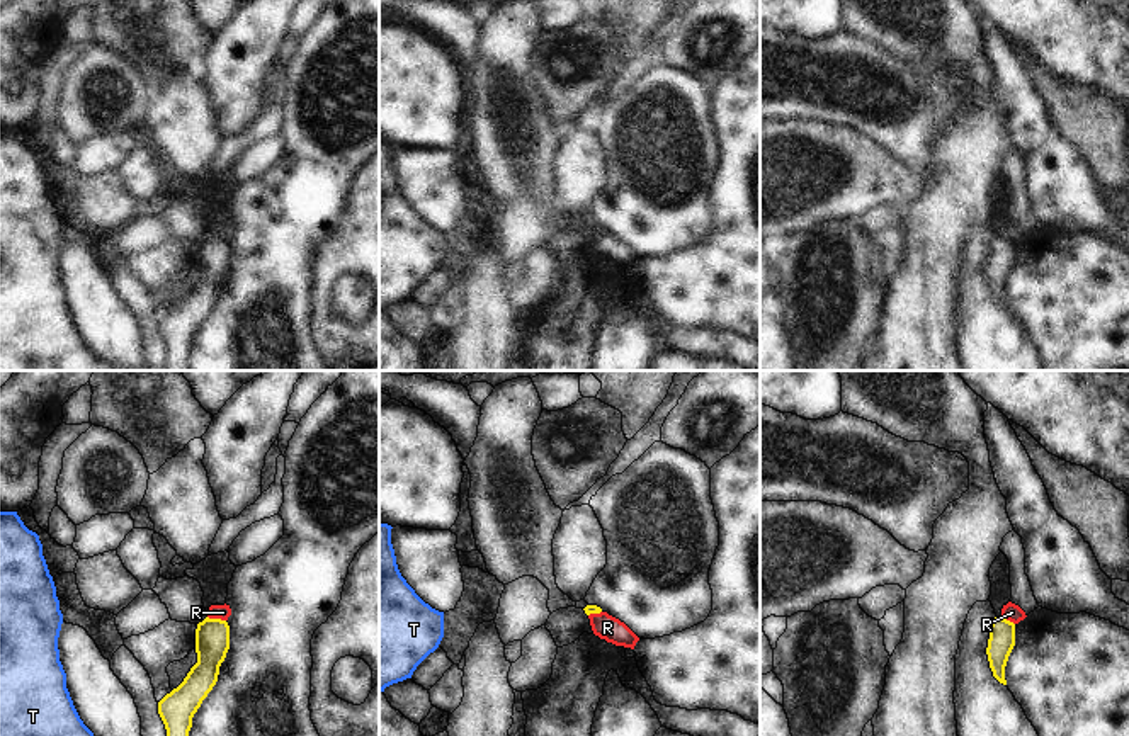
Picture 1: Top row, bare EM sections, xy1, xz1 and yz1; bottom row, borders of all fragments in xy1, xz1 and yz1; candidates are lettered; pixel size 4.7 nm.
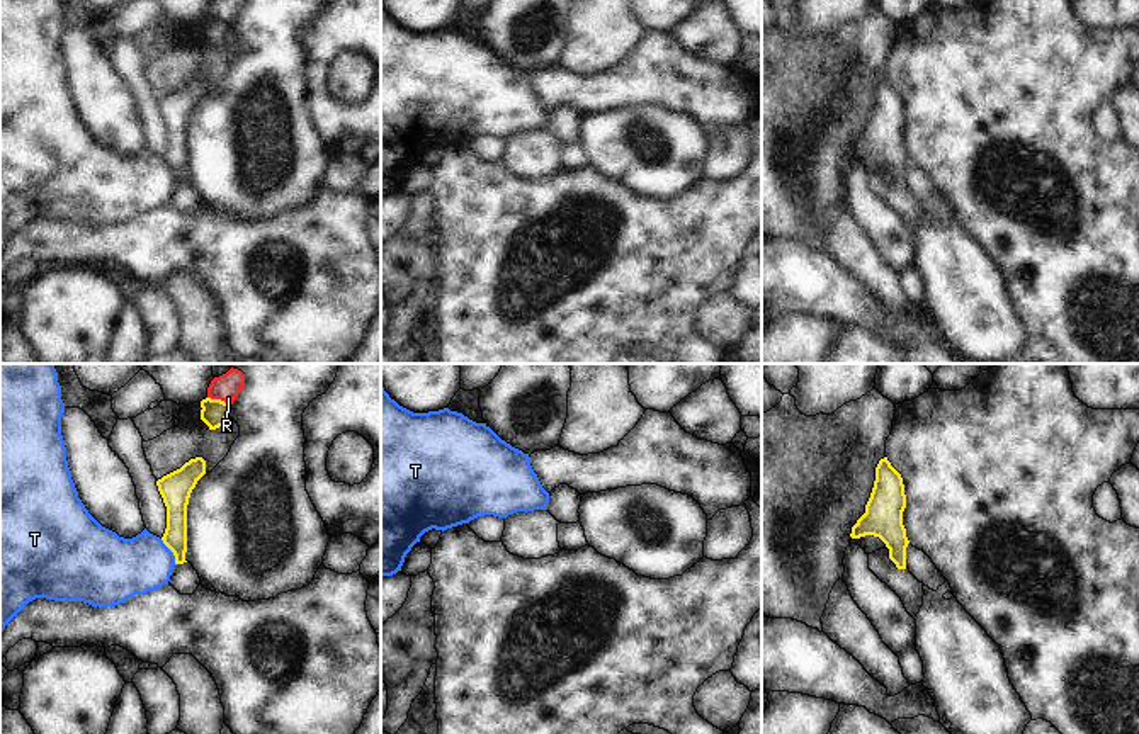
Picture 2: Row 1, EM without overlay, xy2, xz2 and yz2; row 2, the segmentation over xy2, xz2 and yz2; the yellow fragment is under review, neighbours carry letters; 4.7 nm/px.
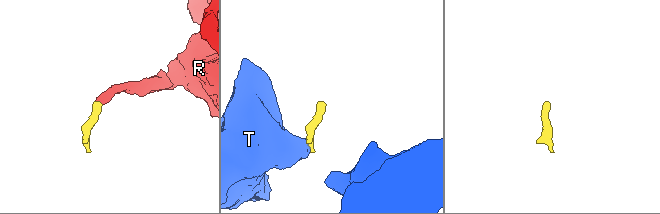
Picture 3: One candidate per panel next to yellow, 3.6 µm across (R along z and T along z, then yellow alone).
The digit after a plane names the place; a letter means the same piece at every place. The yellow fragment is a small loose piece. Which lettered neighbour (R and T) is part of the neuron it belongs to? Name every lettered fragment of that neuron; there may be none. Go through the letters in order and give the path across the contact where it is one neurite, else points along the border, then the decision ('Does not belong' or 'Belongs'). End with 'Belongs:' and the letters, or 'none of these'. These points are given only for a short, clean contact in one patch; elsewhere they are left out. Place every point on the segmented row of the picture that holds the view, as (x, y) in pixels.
R: Boundary: xy2 (208, 396), (220, 398), (230, 405). Does not belong
T: Boundary: xy2 (160, 539), (172, 553), (175, 563). Does not belong
Belongs: none of these

